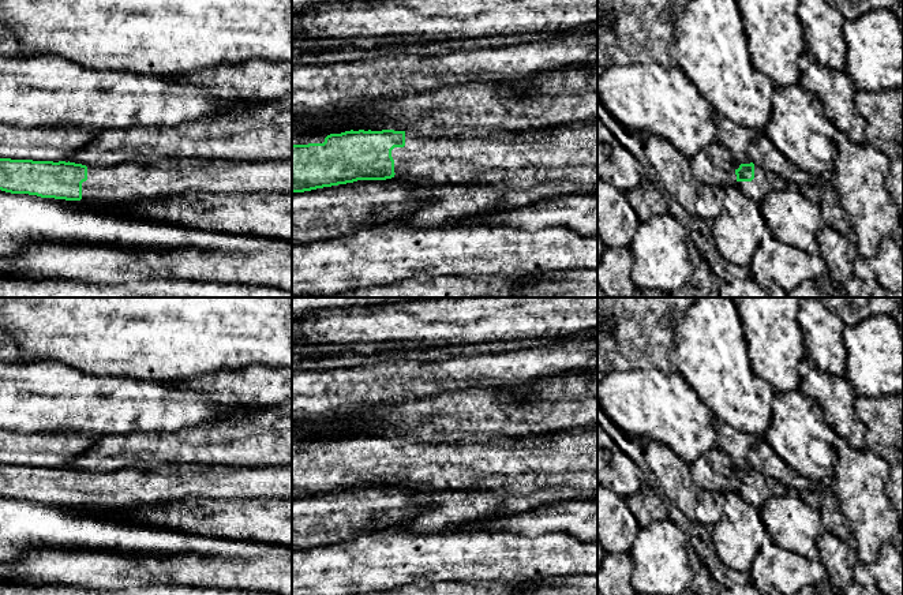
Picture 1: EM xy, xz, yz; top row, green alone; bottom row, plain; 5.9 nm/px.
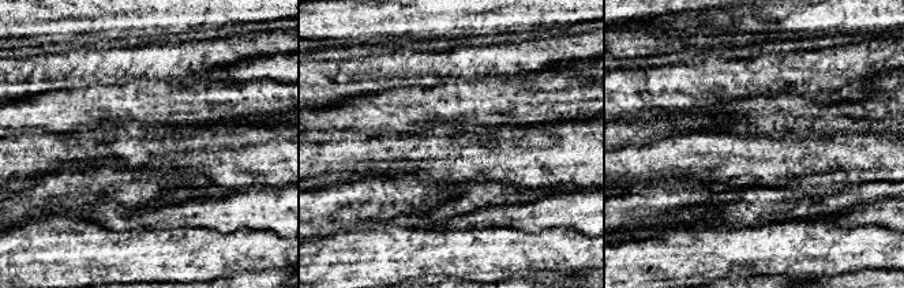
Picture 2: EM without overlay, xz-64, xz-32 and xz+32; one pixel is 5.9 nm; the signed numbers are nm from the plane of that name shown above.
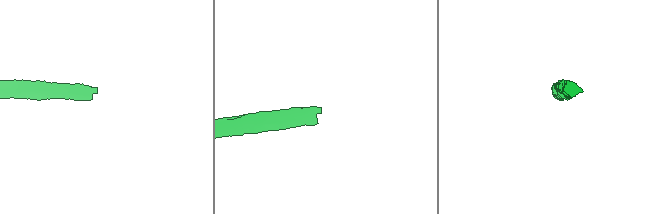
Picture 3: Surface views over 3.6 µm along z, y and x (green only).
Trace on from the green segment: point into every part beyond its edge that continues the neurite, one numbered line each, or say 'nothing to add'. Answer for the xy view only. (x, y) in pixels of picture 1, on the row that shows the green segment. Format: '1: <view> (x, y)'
1: xy (124, 183)

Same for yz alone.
1: yz (764, 182)

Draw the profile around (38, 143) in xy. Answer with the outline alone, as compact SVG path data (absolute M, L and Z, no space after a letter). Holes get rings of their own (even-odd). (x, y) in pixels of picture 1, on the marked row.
M0 124L0 158L68 162L95 131L76 127Z

